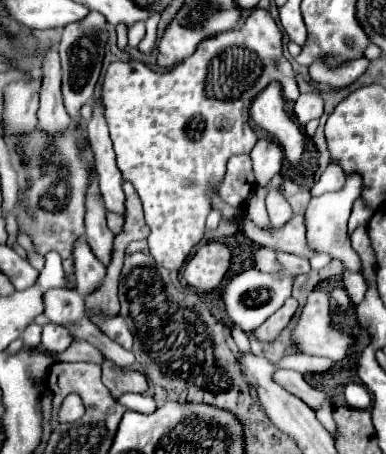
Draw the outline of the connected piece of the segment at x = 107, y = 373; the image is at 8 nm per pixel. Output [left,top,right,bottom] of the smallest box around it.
[102,360,148,400]

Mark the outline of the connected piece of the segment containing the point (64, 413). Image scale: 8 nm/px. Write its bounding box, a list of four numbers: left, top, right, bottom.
[60,394,84,422]

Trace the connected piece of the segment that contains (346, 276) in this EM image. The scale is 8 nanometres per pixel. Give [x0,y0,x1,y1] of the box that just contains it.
[342,268,366,304]

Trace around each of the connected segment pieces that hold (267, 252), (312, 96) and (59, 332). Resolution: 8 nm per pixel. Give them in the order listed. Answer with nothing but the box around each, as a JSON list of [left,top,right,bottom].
[[254,246,280,272],[294,92,324,124],[42,324,72,352]]

